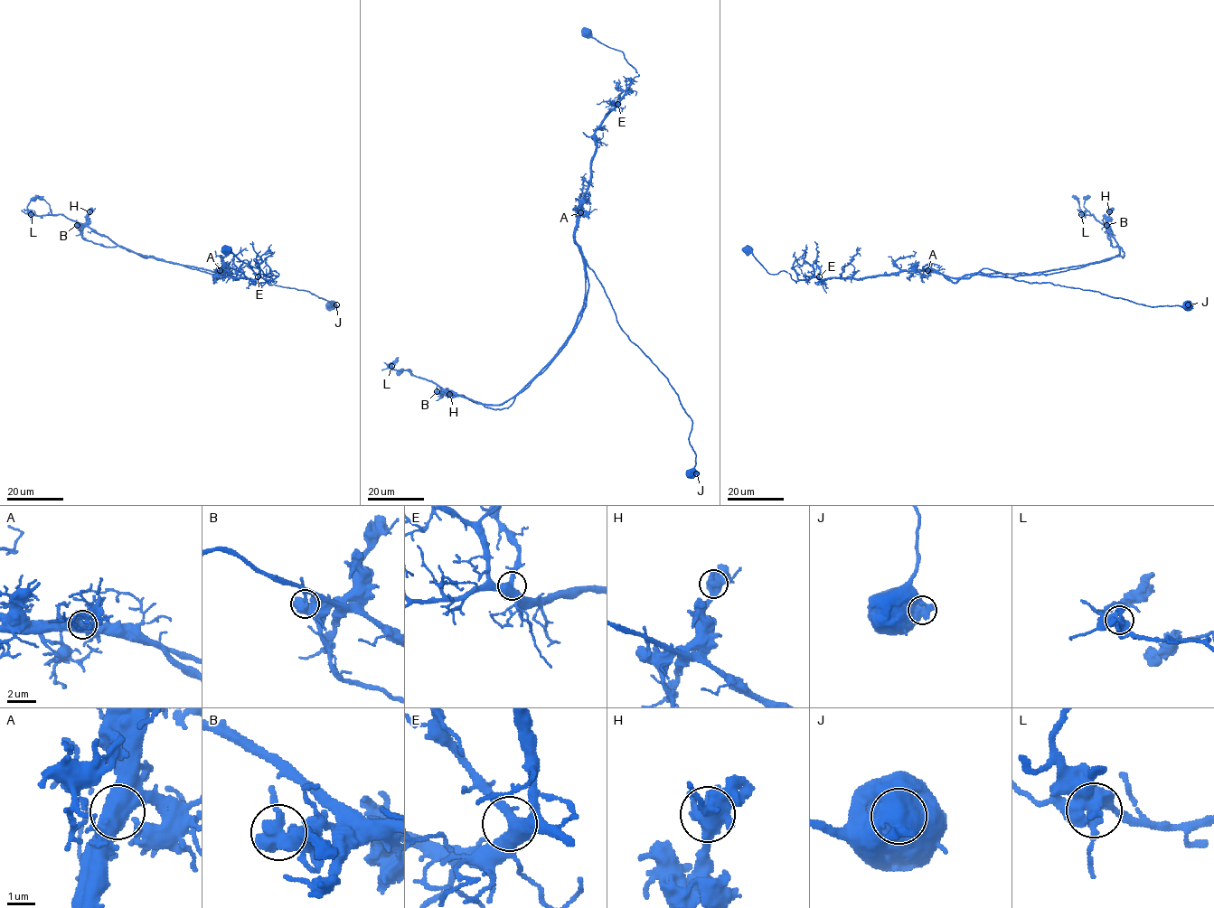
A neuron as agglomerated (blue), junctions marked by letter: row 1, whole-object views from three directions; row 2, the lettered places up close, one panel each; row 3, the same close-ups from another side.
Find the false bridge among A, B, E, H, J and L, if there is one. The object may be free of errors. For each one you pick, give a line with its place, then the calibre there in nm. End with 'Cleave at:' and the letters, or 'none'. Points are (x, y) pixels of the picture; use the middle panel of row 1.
A: Place: (580, 212). Thickness 700 nm
Cleave at: A

